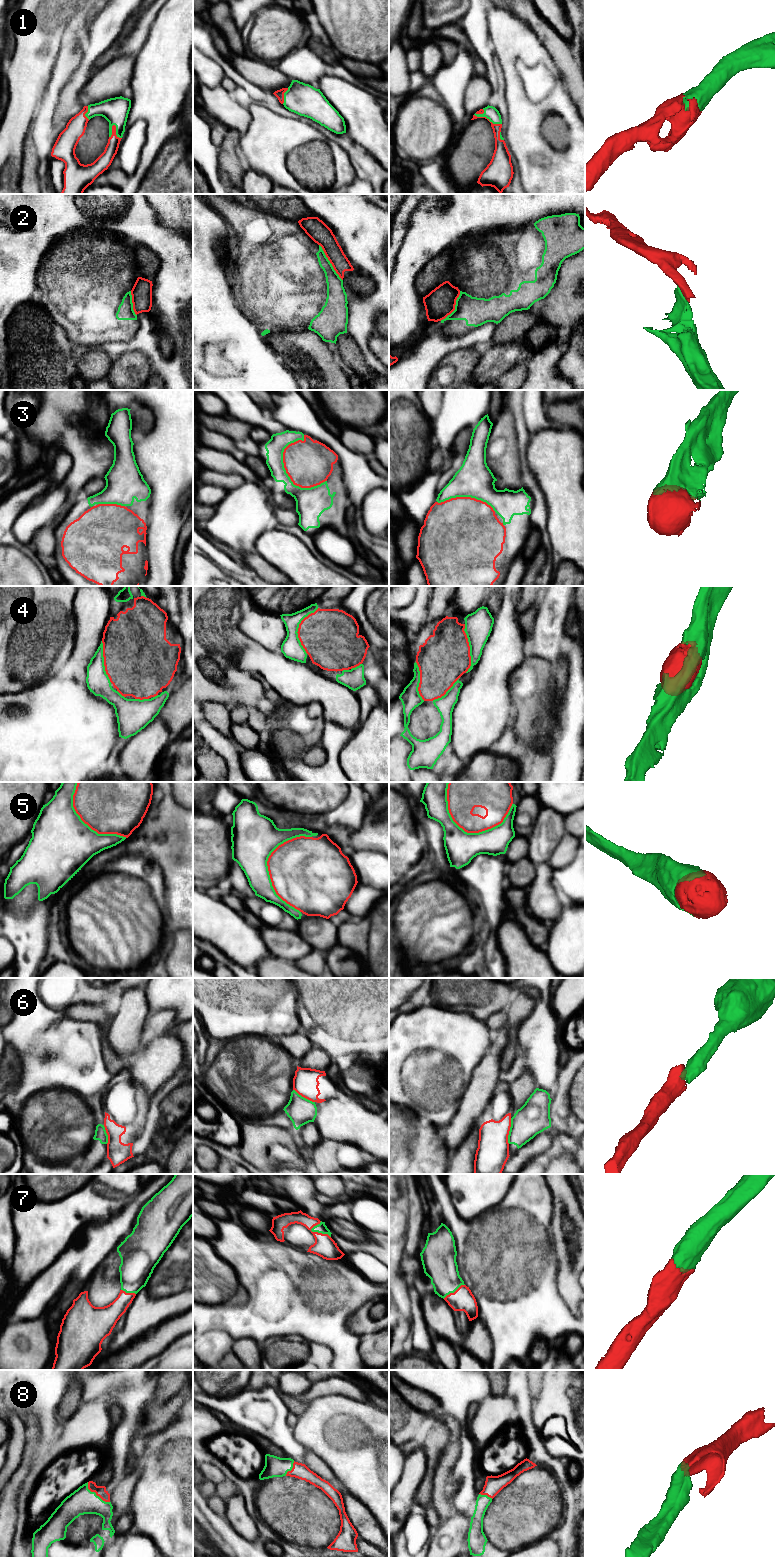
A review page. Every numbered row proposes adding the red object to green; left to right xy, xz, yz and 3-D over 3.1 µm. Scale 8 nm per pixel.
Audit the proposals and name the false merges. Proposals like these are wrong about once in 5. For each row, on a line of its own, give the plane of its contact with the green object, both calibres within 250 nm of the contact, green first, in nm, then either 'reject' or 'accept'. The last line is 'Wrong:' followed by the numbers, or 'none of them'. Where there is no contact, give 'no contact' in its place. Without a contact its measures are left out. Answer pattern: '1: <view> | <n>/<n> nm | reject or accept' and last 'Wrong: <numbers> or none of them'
1: yz | 110/100 nm | accept
2: xz | 140/170 nm | reject
3: xz | 240/380 nm | accept
4: xz | 160/440 nm | accept
5: yz | 260/220 nm | accept
6: yz | 260/260 nm | reject
7: xz | 80/170 nm | accept
8: xy | 220/90 nm | accept
Wrong: 2, 6

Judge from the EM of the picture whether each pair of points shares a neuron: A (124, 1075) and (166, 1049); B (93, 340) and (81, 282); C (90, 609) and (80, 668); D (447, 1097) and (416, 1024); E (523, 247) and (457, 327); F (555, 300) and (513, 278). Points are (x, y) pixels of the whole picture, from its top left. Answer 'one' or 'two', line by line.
A: two
B: one
C: one
D: one
E: one
F: two

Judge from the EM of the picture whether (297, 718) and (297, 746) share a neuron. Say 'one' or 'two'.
one

